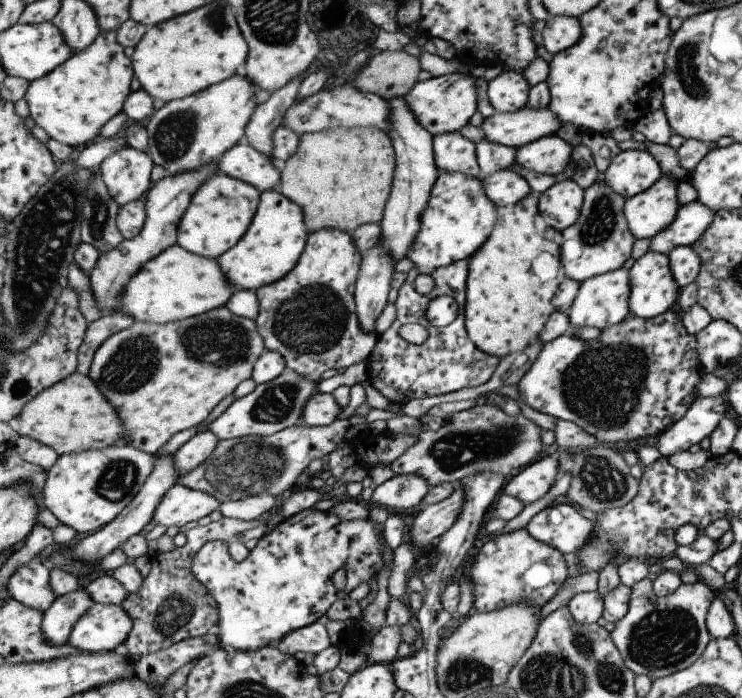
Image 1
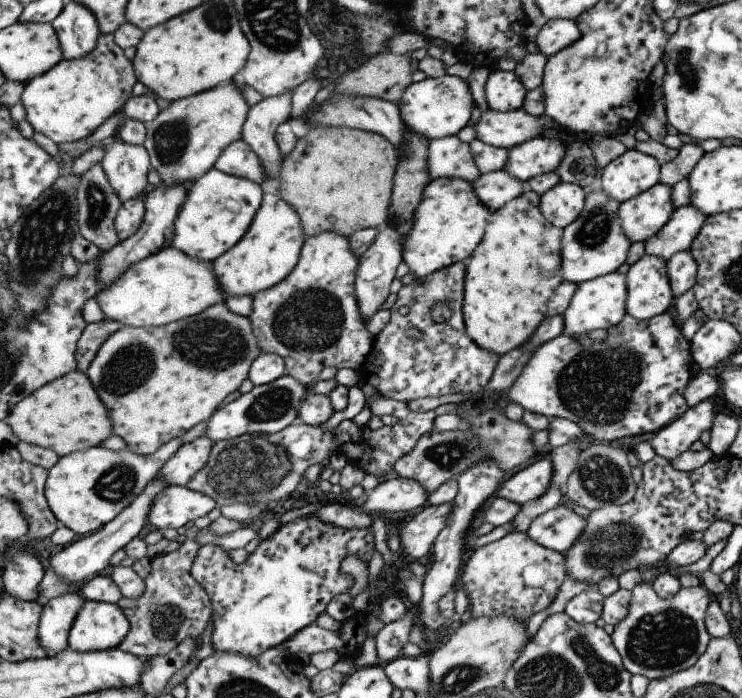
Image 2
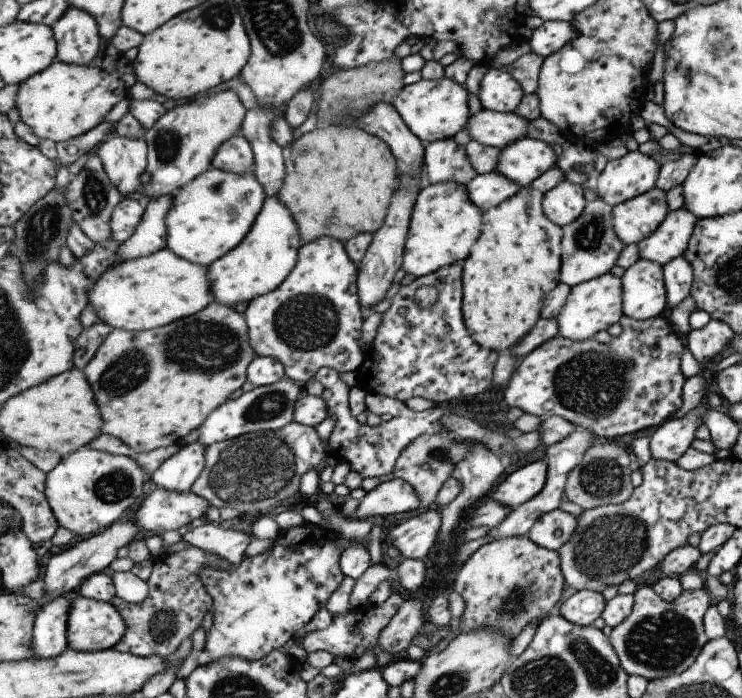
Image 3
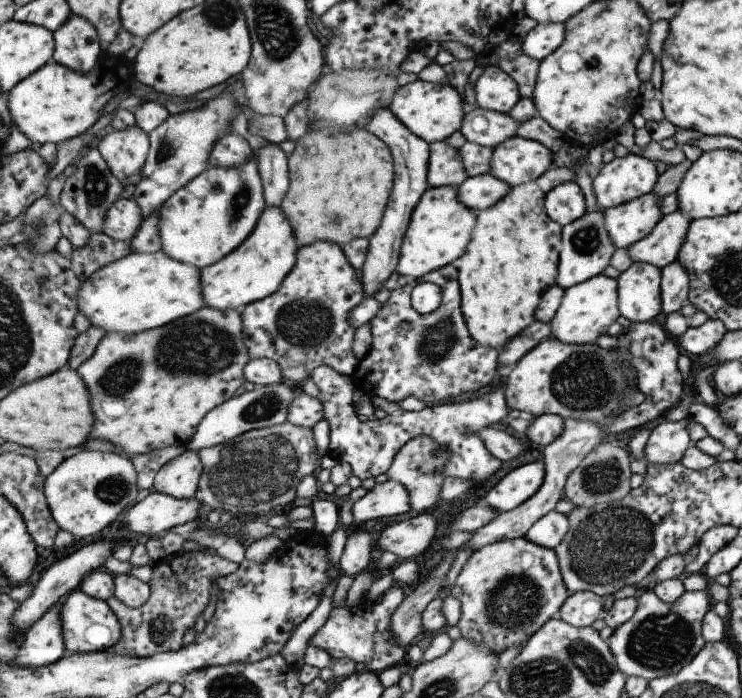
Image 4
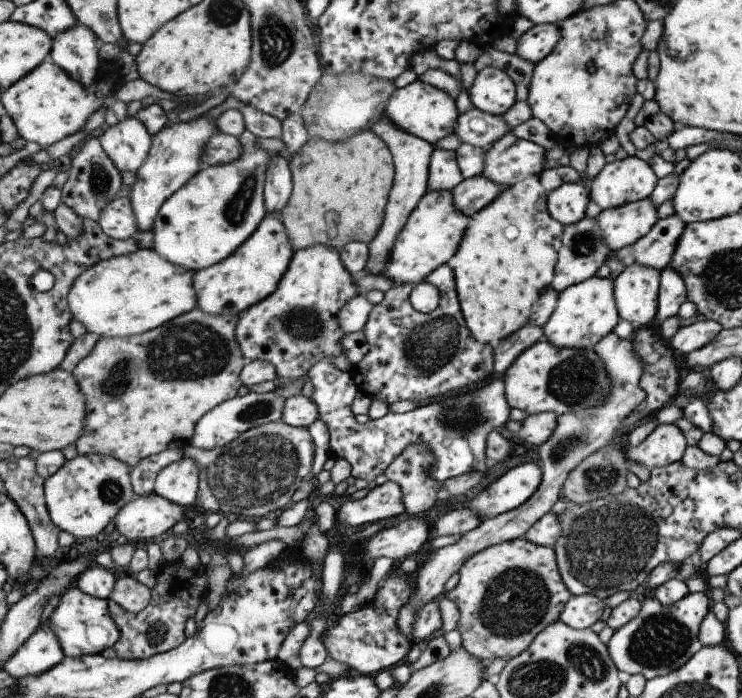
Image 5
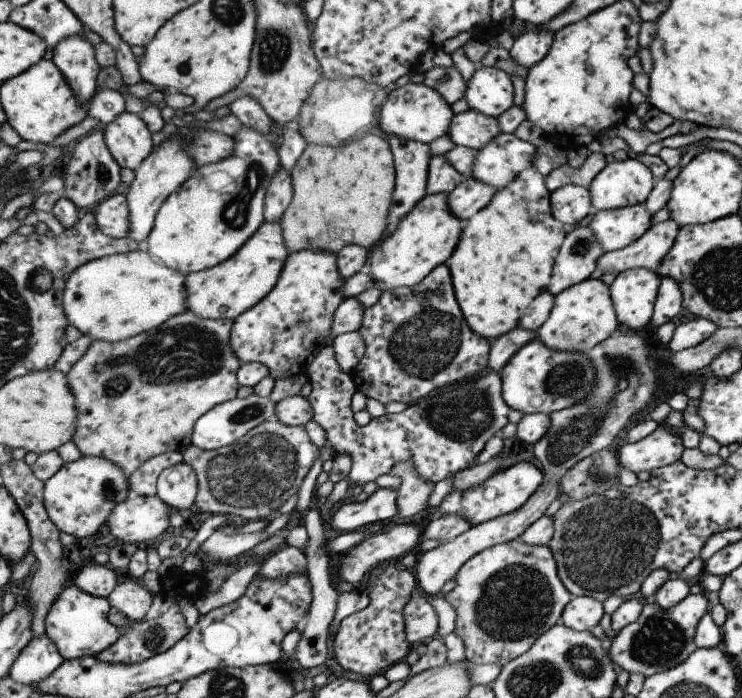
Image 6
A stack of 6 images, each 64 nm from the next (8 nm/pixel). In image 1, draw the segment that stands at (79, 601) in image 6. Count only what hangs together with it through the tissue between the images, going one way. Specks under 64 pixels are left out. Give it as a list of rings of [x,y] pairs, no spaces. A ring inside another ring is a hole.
[[[95,603],[75,625],[70,643],[85,653],[113,652],[134,628],[132,615],[122,605]]]

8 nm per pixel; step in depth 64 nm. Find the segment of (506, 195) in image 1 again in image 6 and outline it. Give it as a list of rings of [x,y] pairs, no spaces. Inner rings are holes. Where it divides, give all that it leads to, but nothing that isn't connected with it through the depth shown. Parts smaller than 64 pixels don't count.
[[[465,177],[464,181],[449,194],[451,212],[462,222],[466,222],[483,210],[497,196],[499,187],[489,186],[475,177]]]

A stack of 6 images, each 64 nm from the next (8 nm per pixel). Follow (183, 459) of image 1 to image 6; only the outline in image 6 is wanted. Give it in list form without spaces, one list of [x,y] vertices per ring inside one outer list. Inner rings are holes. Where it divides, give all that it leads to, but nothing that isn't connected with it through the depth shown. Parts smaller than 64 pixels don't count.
[[[187,462],[166,468],[158,478],[157,496],[178,512],[192,508],[198,492],[197,472]]]

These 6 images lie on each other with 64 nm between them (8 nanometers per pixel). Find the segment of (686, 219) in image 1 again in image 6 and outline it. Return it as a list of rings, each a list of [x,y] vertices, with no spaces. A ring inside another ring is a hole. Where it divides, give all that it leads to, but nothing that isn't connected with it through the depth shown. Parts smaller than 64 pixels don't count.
[[[671,218],[655,224],[639,241],[628,248],[603,254],[597,262],[597,268],[616,274],[632,269],[655,271],[660,266],[662,257],[673,245],[678,228]]]

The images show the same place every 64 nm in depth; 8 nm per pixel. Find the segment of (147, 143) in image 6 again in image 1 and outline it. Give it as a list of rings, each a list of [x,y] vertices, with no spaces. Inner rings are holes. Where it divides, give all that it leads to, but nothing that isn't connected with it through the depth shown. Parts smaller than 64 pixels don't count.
[[[126,146],[101,163],[103,182],[119,206],[145,198],[154,182],[151,170],[155,166],[150,154]]]

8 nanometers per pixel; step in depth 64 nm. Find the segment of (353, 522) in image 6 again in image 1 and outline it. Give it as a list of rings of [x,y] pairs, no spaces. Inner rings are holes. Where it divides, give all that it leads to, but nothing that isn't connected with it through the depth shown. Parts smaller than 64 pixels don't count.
[[[419,474],[395,475],[374,489],[369,505],[370,508],[375,506],[386,509],[389,513],[409,510],[409,508],[416,508],[415,506],[420,507],[430,488],[431,484]]]

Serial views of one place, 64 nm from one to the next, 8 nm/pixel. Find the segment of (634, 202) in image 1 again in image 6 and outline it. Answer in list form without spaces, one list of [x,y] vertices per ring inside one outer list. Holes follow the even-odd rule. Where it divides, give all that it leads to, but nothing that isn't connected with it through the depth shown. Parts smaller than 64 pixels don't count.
[[[644,204],[594,214],[588,225],[599,236],[605,253],[628,248],[649,231],[651,214]]]

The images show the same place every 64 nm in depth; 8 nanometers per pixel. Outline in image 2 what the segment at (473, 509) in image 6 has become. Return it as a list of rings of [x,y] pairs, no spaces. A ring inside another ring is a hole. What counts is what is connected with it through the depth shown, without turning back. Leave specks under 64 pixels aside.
[[[544,457],[507,479],[497,492],[497,496],[527,505],[549,492],[556,476],[556,467],[550,457]]]

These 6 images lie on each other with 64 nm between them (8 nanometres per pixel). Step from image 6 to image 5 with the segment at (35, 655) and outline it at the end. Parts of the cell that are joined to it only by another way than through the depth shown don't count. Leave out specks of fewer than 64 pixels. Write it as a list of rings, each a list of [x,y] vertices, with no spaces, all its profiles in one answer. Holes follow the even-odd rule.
[[[50,622],[41,624],[34,634],[6,663],[4,671],[17,681],[37,677],[61,665],[66,658]]]

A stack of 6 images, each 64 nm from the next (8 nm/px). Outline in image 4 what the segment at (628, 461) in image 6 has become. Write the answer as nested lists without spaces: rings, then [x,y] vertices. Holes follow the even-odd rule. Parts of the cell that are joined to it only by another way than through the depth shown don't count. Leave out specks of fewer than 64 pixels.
[[[688,418],[656,422],[645,448],[647,464],[671,464],[681,460],[691,444],[687,432],[691,423]]]

